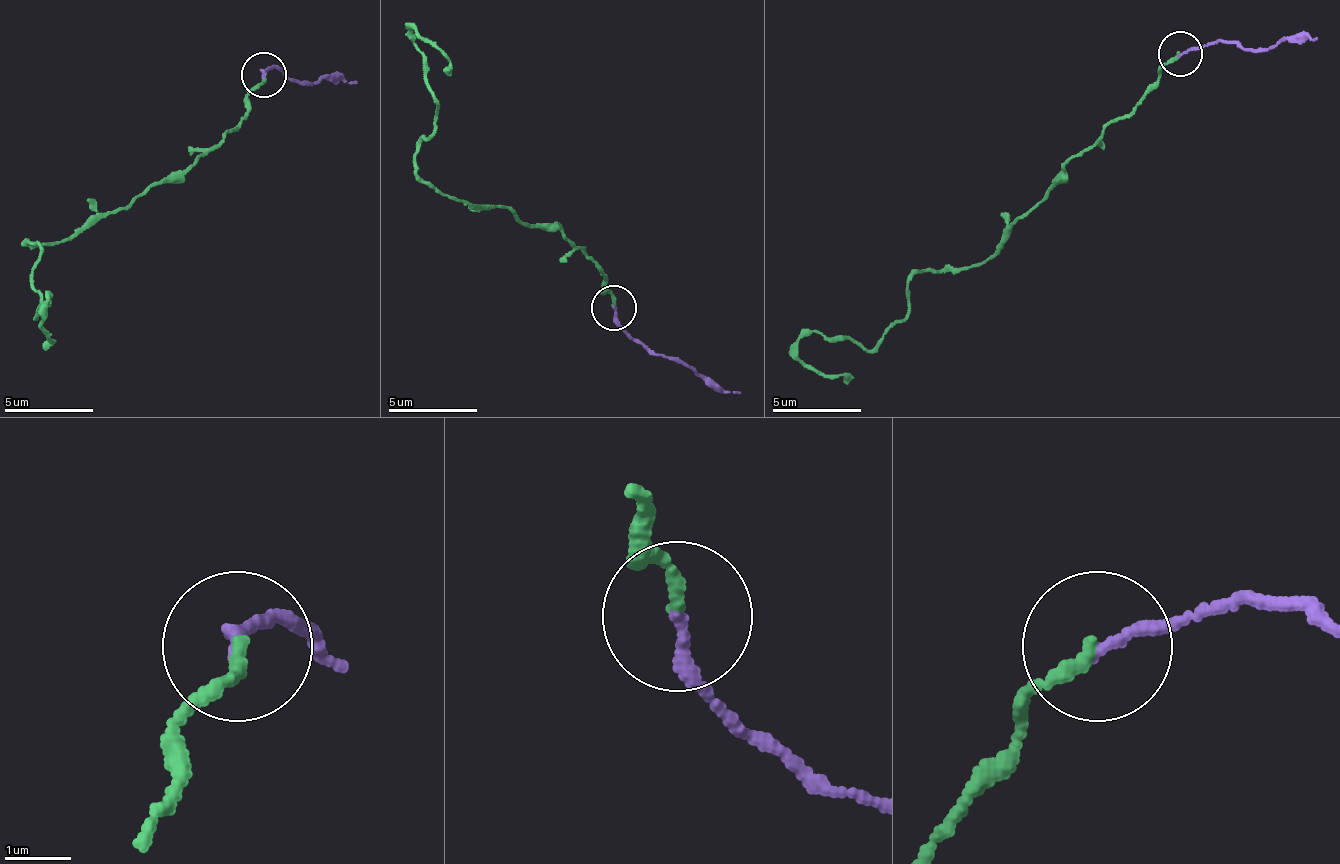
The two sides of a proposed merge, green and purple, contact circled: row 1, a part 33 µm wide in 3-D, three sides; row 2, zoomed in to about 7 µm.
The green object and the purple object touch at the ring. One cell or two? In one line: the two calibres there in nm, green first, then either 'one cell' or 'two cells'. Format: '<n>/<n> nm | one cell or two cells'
200/170 nm | one cell

